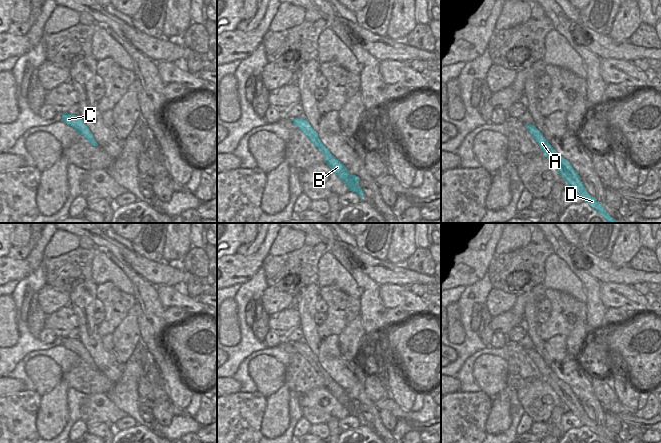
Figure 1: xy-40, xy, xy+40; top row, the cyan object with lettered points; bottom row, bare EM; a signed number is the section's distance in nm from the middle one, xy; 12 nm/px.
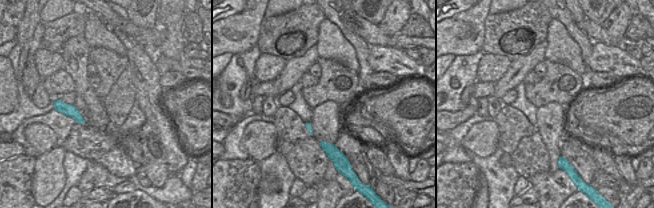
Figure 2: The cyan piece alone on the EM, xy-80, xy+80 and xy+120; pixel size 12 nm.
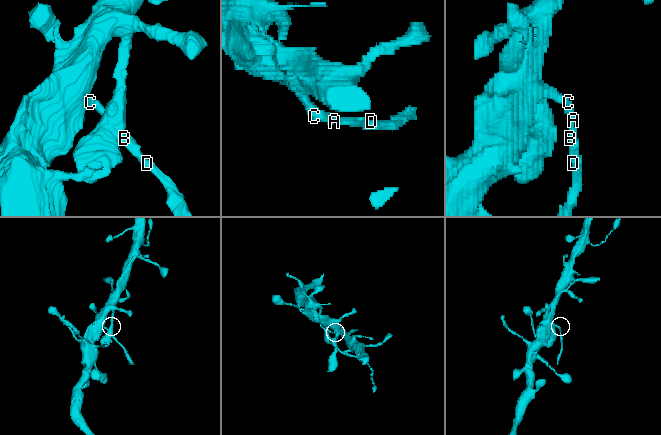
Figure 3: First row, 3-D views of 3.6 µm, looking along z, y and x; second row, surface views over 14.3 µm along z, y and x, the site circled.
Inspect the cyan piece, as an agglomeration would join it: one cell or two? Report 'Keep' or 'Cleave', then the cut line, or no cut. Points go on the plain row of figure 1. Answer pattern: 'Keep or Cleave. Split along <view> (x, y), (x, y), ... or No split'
Cleave. Split along xy+40 (551, 371), (543, 377)

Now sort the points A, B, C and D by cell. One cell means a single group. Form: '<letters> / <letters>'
A C / B D

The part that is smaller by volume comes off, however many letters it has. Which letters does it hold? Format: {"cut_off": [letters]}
{"cut_off": ["B", "D"]}

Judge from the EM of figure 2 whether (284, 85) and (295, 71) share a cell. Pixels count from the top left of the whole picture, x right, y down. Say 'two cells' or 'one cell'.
one cell

